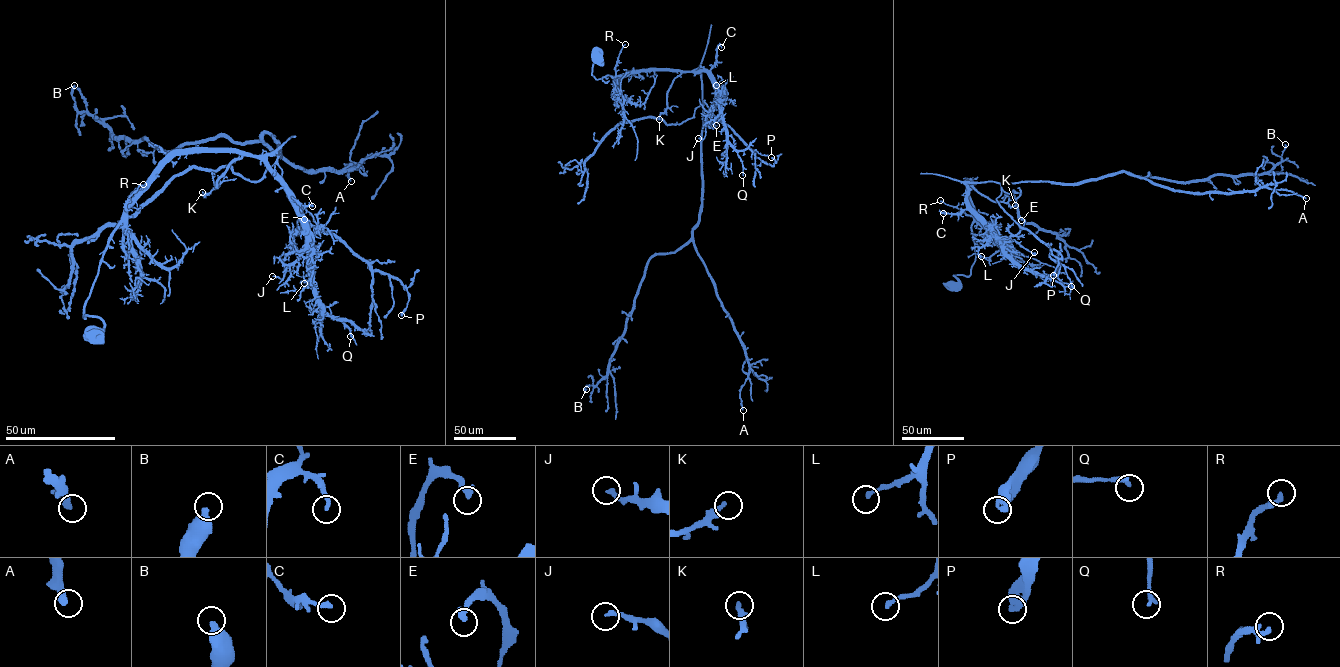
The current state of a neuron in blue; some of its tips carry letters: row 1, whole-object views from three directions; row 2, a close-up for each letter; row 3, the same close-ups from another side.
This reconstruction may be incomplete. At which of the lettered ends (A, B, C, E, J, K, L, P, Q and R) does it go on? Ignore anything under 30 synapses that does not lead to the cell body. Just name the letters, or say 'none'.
none

